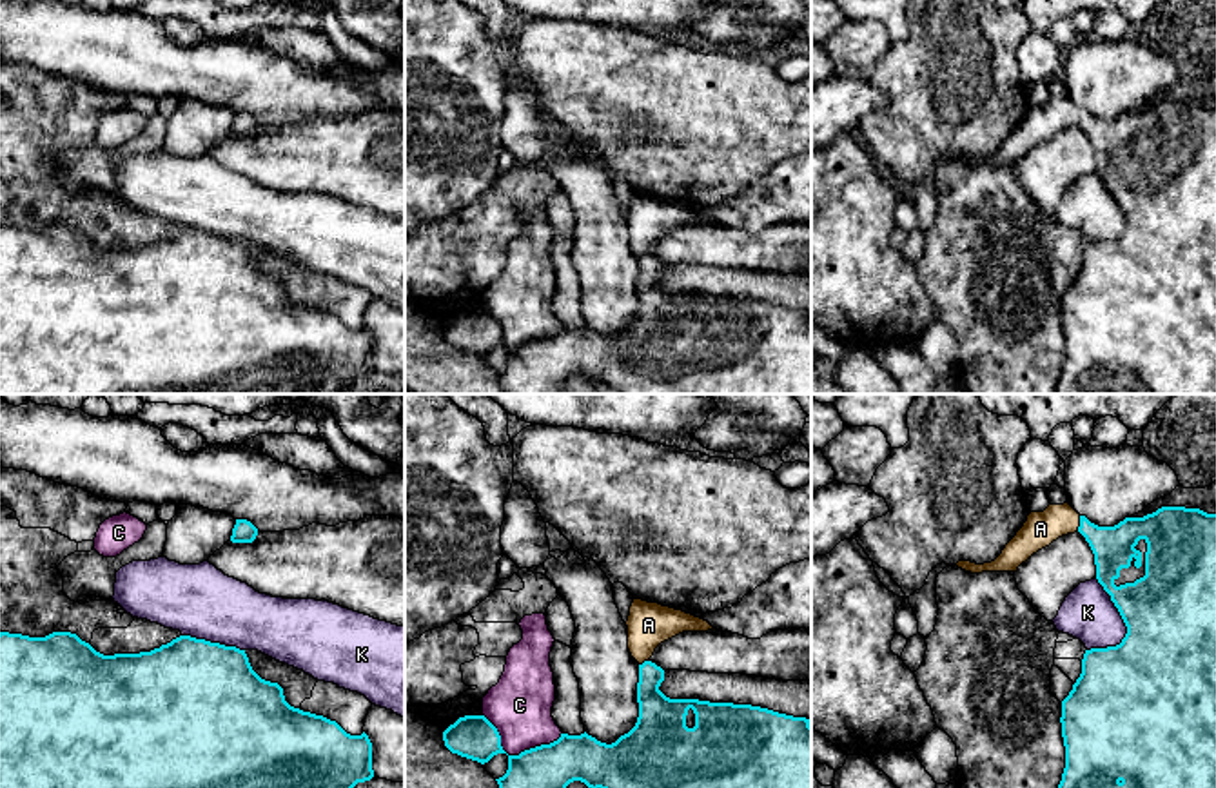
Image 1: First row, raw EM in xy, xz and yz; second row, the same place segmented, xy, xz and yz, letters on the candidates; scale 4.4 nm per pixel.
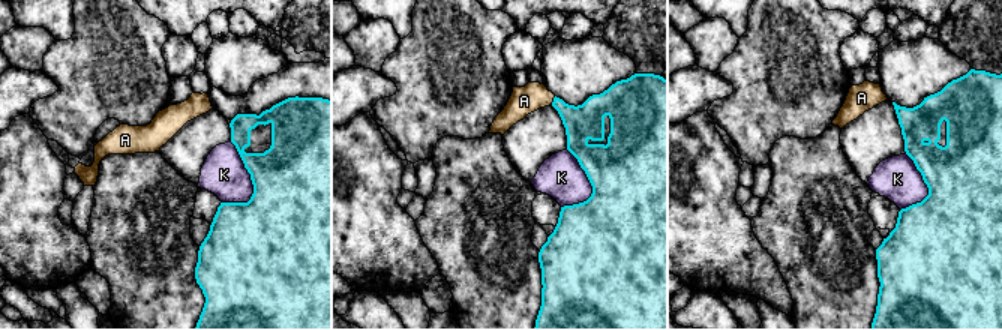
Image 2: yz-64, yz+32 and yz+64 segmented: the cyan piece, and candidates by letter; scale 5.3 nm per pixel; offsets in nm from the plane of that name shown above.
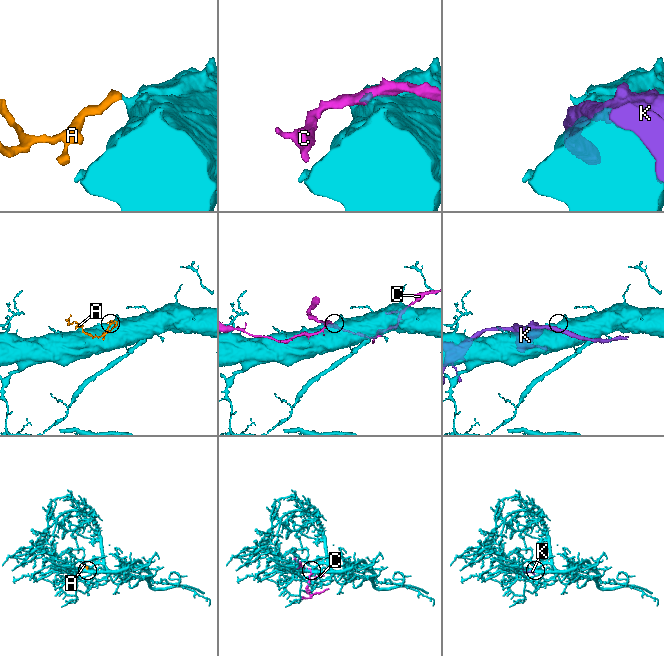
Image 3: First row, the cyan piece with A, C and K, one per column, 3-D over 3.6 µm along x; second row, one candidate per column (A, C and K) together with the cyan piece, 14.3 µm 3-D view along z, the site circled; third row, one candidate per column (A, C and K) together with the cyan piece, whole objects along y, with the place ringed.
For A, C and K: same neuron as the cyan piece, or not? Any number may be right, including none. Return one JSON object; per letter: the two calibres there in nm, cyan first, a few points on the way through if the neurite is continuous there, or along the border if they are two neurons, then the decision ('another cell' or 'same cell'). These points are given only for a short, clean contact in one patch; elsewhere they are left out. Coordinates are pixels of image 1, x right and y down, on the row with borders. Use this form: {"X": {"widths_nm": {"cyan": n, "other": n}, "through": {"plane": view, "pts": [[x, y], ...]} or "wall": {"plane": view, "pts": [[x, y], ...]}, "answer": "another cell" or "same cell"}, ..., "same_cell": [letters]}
{"A": {"widths_nm": {"cyan": 190, "other": 150}, "through": {"plane": "yz", "pts": [[1113, 547], [1080, 523], [1051, 523], [1040, 529]]}, "answer": "same cell"}, "C": {"widths_nm": {"cyan": 200, "other": 280}, "answer": "another cell"}, "K": {"widths_nm": {"cyan": 440, "other": 240}, "answer": "another cell"}, "same_cell": ["A"]}

